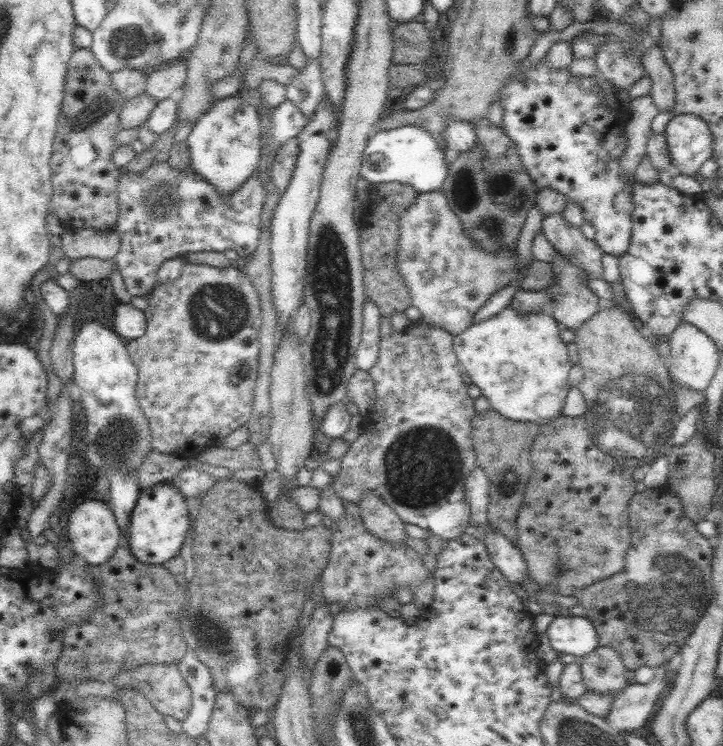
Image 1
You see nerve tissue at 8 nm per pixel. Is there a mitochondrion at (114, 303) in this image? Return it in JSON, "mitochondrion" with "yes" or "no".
{"mitochondrion":"no"}

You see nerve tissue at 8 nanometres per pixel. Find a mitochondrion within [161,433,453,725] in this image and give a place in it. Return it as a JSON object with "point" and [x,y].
{"point":[216,642]}

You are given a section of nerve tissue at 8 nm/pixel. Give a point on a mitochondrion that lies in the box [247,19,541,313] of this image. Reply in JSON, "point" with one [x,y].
{"point":[488,197]}

